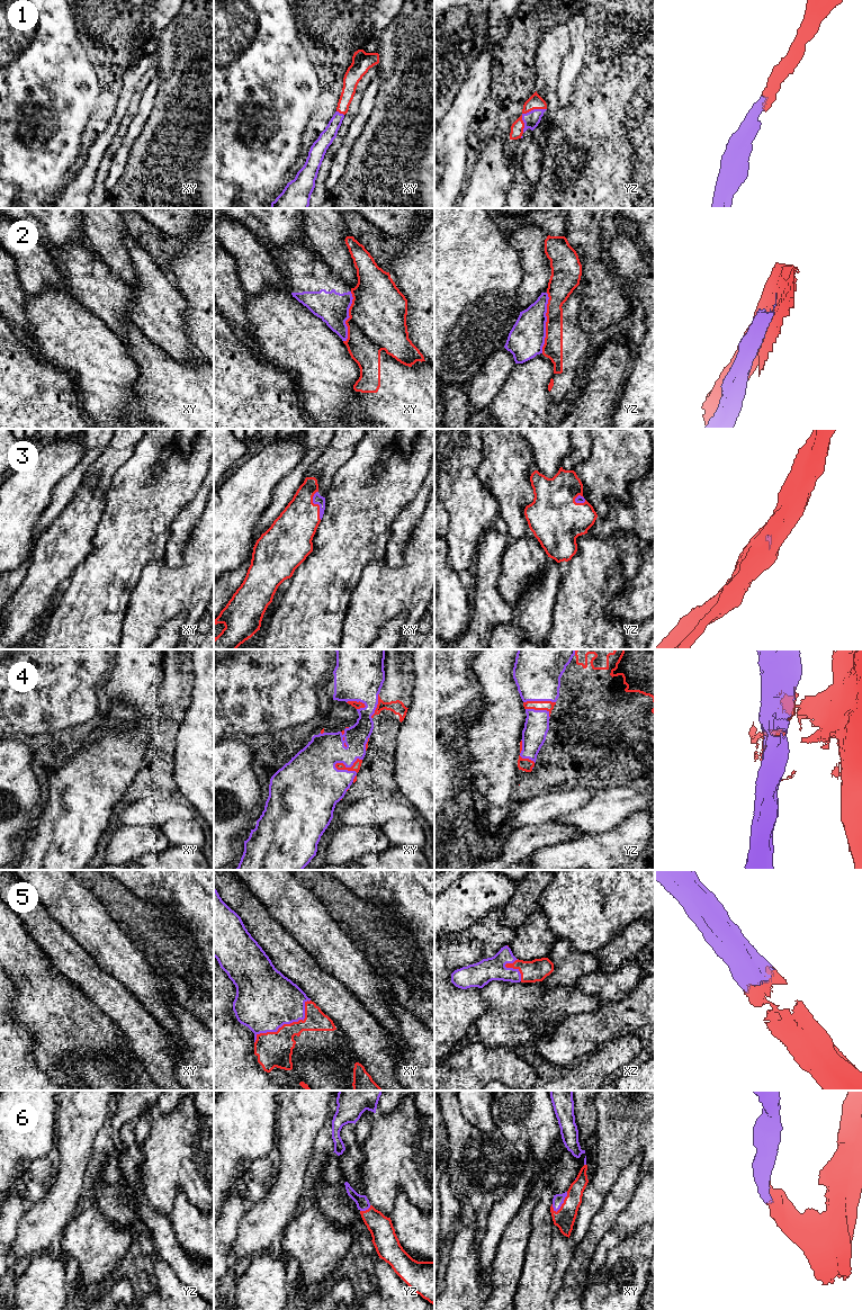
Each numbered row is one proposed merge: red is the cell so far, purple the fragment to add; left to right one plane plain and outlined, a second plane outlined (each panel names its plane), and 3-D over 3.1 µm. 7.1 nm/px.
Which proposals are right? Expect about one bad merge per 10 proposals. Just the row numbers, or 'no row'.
1, 3, 5, 6

